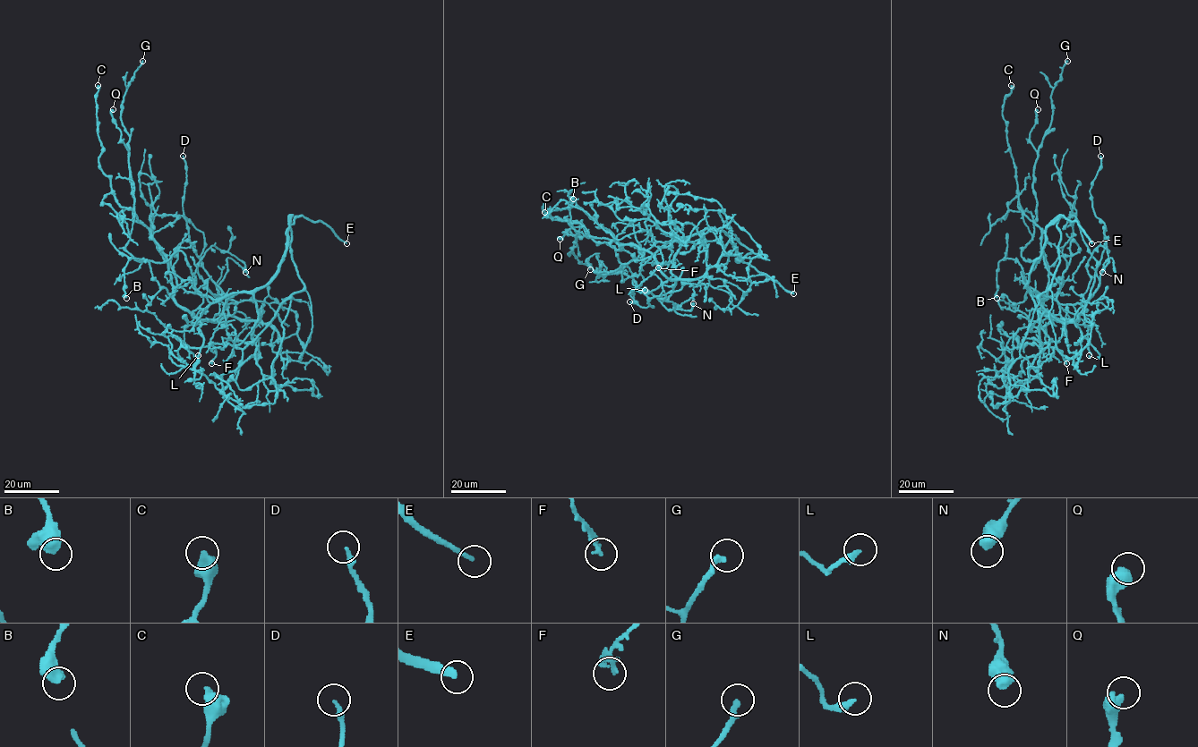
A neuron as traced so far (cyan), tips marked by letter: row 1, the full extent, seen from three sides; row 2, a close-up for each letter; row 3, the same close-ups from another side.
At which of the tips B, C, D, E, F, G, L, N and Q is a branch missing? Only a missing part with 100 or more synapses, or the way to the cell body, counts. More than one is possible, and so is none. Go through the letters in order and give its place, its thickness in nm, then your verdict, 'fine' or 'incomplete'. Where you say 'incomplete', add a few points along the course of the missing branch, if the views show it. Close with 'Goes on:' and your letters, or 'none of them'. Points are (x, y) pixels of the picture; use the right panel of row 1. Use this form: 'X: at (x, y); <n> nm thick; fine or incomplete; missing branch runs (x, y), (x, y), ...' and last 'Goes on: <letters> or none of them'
B: at (996, 298); 600 nm thick; fine
C: at (1011, 85); 400 nm thick; fine
D: at (1100, 156); 200 nm thick; fine
E: at (1091, 243); 280 nm thick; incomplete; missing branch runs (1091, 243), (1094, 259), (1103, 270), (1103, 282), (1108, 292)
F: at (1066, 363); 200 nm thick; fine
G: at (1067, 61); 240 nm thick; fine
L: at (1089, 355); 280 nm thick; fine
N: at (1102, 272); 550 nm thick; fine
Q: at (1038, 109); 400 nm thick; fine
Goes on: E

